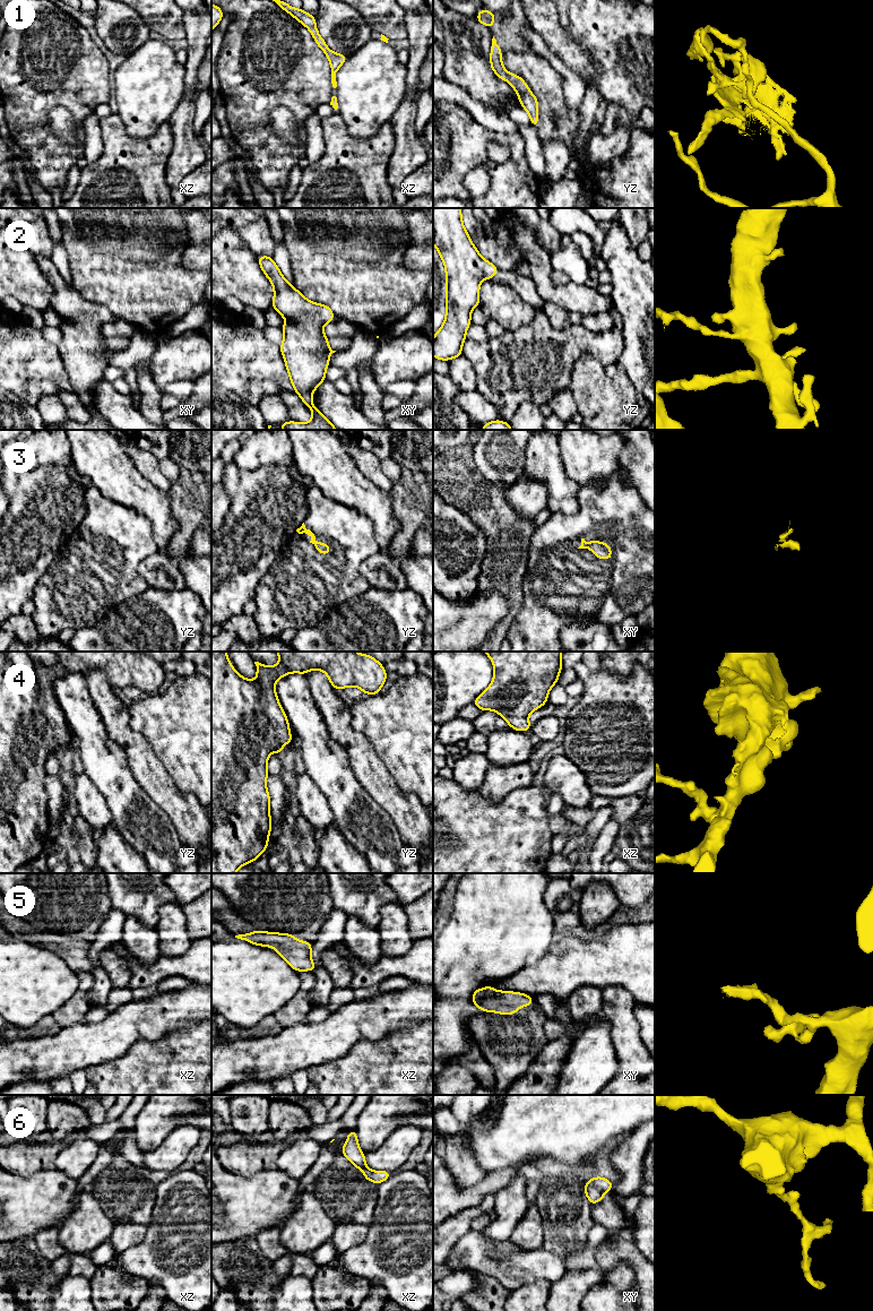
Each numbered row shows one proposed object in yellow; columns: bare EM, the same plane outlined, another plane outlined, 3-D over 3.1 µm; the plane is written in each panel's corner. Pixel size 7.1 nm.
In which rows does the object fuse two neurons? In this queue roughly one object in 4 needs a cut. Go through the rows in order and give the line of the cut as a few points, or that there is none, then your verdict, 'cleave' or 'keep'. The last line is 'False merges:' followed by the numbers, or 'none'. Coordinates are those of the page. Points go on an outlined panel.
1: no cut; keep
2: no cut; keep
3: no cut; keep
4: no cut; keep
5: no cut; keep
6: no cut; keep
False merges: none

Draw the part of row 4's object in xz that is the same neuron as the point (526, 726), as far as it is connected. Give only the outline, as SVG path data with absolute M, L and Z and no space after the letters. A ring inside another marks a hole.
M483 652L493 663L494 676L491 684L475 700L484 710L494 710L509 726L525 732L531 728L528 716L547 704L547 696L557 683L562 666L562 652Z

